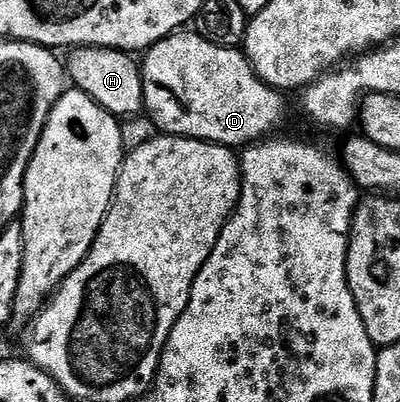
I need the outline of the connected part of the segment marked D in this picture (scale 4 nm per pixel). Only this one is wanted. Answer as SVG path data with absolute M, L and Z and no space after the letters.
M178 32L159 40L144 51L140 59L144 113L158 126L158 131L179 138L198 138L201 142L215 142L218 146L244 148L252 146L281 126L285 118L285 102L282 91L268 86L251 68L249 59L240 49L232 46L216 46L196 32Z

